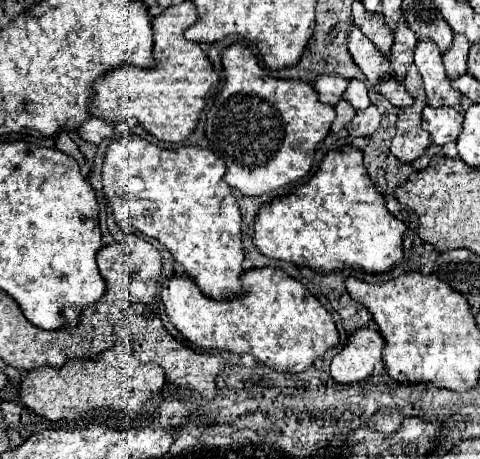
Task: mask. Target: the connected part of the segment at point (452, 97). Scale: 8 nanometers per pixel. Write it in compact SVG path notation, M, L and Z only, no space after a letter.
M420 40L414 52L414 64L424 80L428 106L460 106L462 94L450 88L450 80L444 74L442 54L432 40Z

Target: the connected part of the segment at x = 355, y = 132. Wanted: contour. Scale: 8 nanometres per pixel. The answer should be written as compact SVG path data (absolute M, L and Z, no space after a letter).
M372 104L368 106L364 112L356 112L354 120L348 124L348 132L350 136L370 136L380 128L380 112L378 108Z

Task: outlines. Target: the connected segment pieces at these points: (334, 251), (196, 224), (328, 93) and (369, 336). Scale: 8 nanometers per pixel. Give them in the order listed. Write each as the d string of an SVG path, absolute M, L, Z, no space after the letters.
M342 146L332 148L320 162L318 172L294 194L260 208L254 244L268 258L308 266L316 272L346 268L386 272L404 260L404 230L406 224L388 212L384 196L366 174L362 152L354 146Z
M128 134L120 140L114 140L108 148L106 148L106 156L104 156L104 166L102 166L102 182L104 182L104 196L106 200L110 202L112 206L112 212L114 212L114 220L118 222L118 226L122 230L128 230L134 228L138 234L144 234L144 236L150 236L150 238L156 238L160 244L164 244L176 262L182 264L184 272L196 282L196 286L210 298L214 300L228 300L228 298L234 298L234 296L240 296L242 294L242 280L240 276L244 274L244 268L242 268L242 260L244 260L244 248L242 248L242 230L240 230L240 224L242 224L242 218L240 218L240 208L238 208L238 200L234 198L232 194L232 188L228 188L228 184L224 184L224 176L226 174L226 164L222 158L214 156L210 150L204 150L204 148L196 148L196 146L182 146L182 148L176 148L176 150L166 150L166 148L160 148L144 138L140 138L138 134Z
M324 74L314 84L320 100L330 104L330 106L336 106L342 100L342 94L344 94L346 86L348 86L348 80L342 78L342 76L336 76L336 74Z
M362 328L348 338L348 344L332 358L330 374L340 384L362 382L372 376L376 362L382 360L384 338L380 332Z

